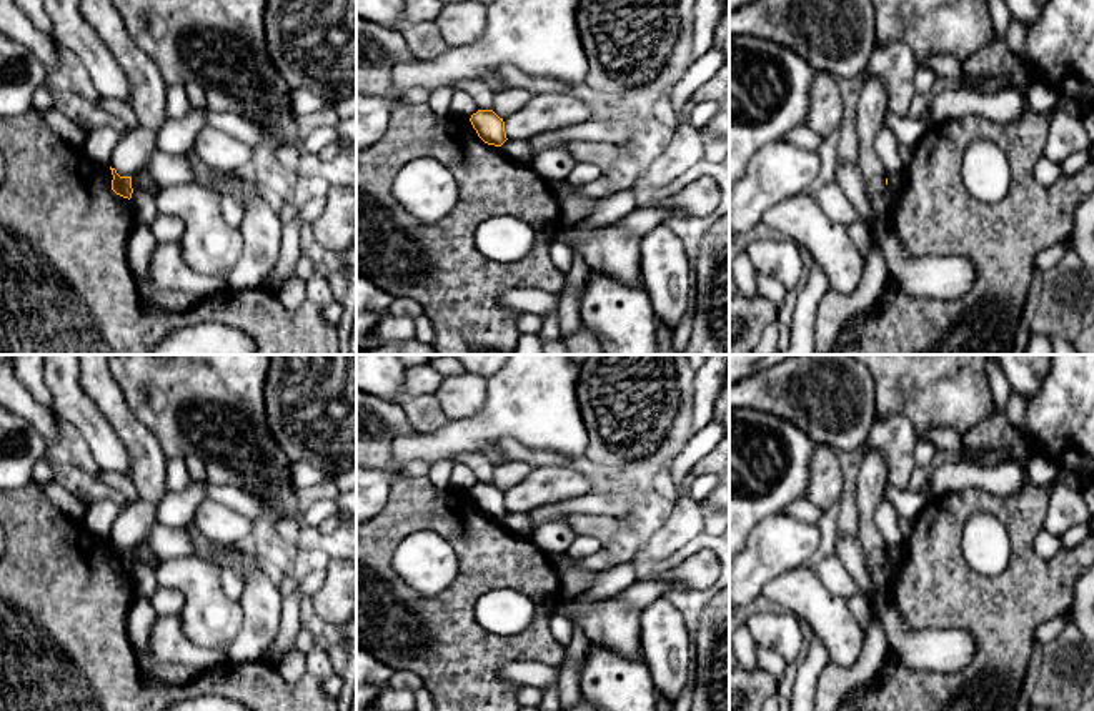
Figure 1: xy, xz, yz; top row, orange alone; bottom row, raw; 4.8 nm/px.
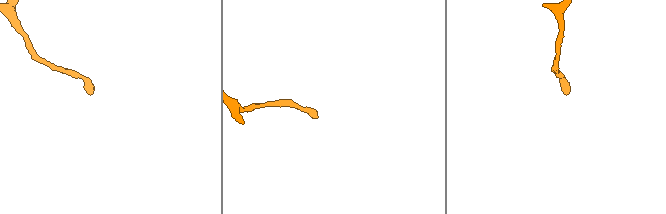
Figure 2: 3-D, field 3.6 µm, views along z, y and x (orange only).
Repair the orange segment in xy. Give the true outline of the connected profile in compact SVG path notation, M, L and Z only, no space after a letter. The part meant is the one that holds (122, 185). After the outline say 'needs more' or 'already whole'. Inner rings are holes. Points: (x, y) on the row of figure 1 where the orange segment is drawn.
M110 167L110 170L112 170L112 175L113 175L112 190L113 190L117 195L130 200L130 198L132 198L132 193L133 193L132 177L120 177L120 175L117 173L117 170L112 168L112 167Z | already whole

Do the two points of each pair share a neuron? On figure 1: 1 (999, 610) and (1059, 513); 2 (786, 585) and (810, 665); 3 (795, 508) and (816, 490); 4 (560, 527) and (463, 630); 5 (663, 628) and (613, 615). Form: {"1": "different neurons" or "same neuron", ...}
{"1": "different neurons", "2": "different neurons", "3": "different neurons", "4": "different neurons", "5": "different neurons"}

